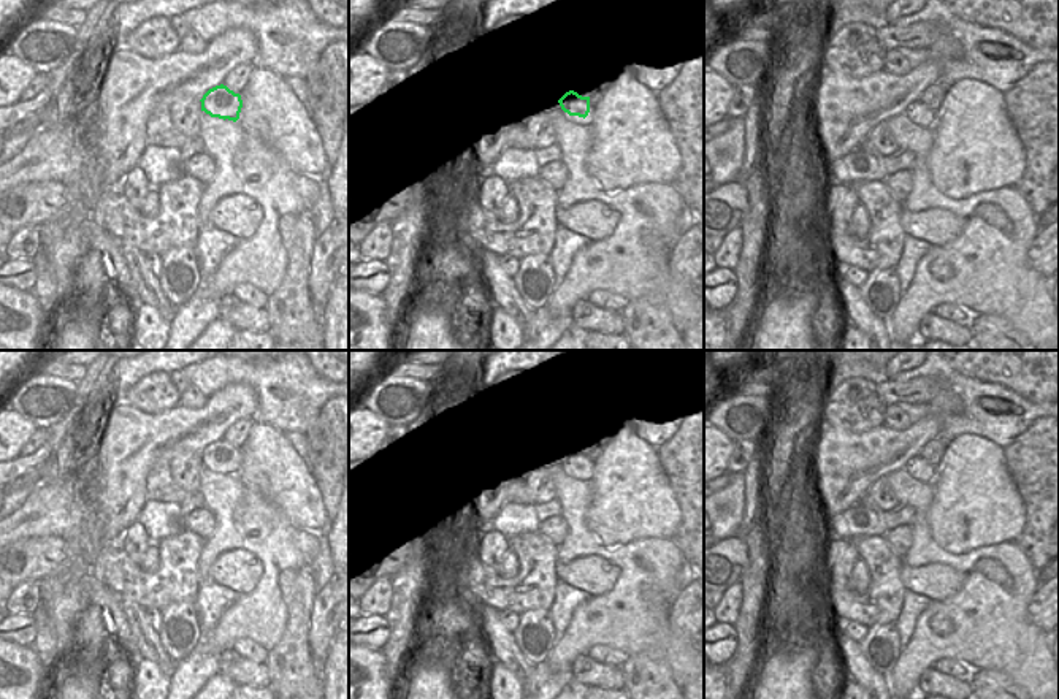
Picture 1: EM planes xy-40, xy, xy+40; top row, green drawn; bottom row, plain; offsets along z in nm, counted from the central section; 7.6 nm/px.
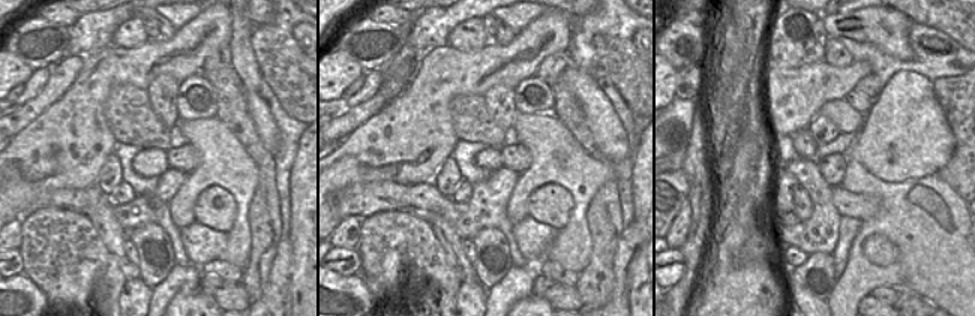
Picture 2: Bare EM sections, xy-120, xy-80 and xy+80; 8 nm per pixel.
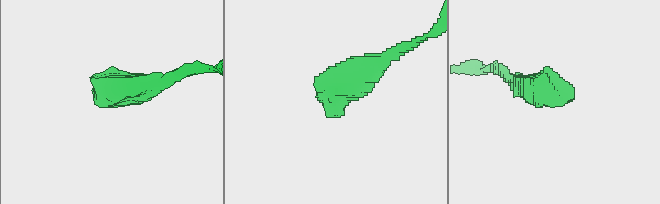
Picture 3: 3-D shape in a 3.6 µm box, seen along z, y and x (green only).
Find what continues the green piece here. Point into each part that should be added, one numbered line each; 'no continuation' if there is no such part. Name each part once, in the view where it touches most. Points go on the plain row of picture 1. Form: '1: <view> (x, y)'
1: xy (555, 465)

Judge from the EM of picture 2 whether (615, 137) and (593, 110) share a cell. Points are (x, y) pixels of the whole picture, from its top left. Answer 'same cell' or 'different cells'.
same cell

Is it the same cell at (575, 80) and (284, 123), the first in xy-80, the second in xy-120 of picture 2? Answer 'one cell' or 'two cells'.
two cells

